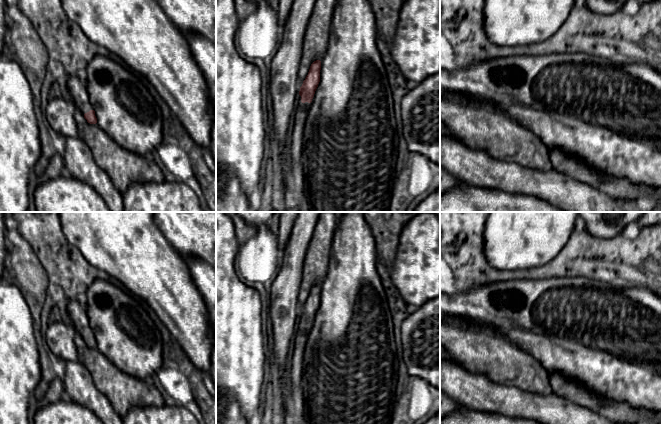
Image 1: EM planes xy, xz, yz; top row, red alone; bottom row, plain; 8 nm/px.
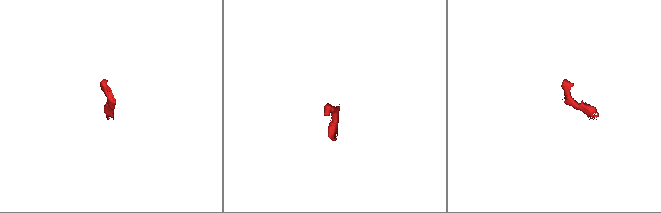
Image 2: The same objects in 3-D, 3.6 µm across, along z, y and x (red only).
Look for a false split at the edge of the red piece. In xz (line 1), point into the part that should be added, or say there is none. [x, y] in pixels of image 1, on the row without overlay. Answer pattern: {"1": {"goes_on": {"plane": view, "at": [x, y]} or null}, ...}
{"1": {"goes_on": null}}

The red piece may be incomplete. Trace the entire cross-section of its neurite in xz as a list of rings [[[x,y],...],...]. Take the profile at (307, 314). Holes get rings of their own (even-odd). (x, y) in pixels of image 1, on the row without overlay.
[[[314,285],[309,293],[308,299],[303,305],[302,310],[300,311],[299,319],[301,320],[301,326],[311,327],[314,321],[315,315],[320,306],[320,294],[321,294],[321,285]]]

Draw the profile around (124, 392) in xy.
[[[75,333],[78,360],[91,373],[95,386],[123,418],[133,407],[162,406],[166,400],[155,379],[139,379],[117,368],[97,348],[90,348]]]

